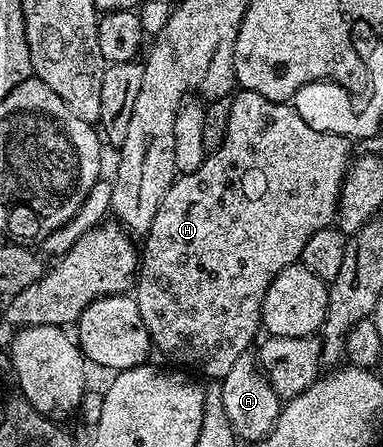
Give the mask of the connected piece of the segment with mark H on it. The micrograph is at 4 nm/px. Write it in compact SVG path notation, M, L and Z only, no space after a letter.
M243 89L237 90L231 96L231 101L230 121L222 145L217 151L205 154L202 165L198 165L194 173L176 178L170 185L166 197L162 197L162 205L158 205L158 213L154 213L154 221L143 236L142 262L138 268L138 278L134 283L134 296L138 310L149 330L153 348L157 352L161 351L166 358L173 359L176 363L185 363L189 367L185 367L189 372L201 371L206 378L212 379L208 381L223 380L224 375L230 373L230 369L234 369L234 361L238 361L238 357L249 354L251 347L248 346L251 345L256 330L259 332L262 327L260 306L264 304L266 289L270 289L274 277L278 277L282 269L286 269L291 263L299 260L306 241L310 241L310 237L314 237L318 229L326 229L337 222L340 190L344 184L344 175L348 172L354 158L352 139L312 129L302 121L291 102L279 103Z

